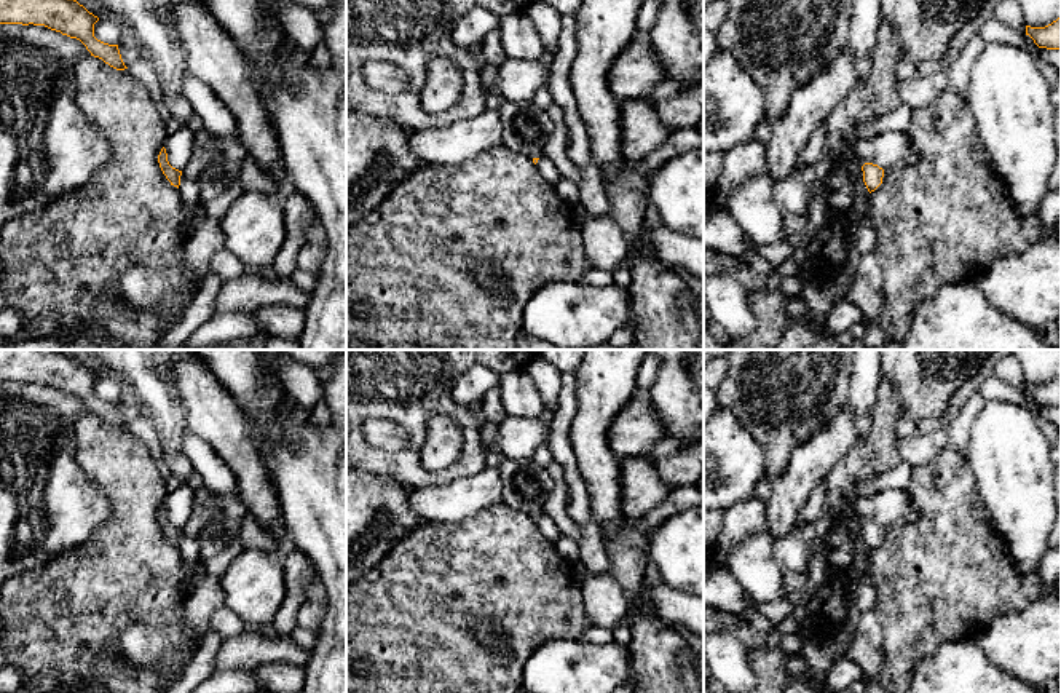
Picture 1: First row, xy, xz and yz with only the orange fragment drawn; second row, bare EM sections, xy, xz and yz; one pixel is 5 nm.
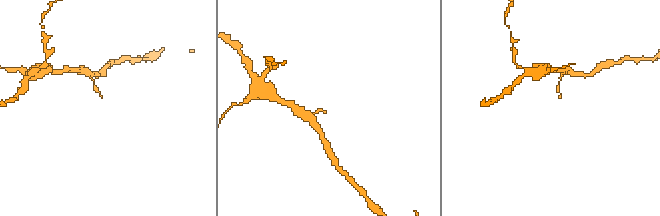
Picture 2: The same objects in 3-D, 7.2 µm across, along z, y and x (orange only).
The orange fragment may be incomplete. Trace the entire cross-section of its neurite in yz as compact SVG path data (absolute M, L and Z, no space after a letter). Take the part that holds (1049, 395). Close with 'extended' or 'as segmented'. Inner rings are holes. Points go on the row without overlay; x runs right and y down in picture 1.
M1061 374L1045 385L1026 383L1029 393L1039 406L1061 407Z; as segmented

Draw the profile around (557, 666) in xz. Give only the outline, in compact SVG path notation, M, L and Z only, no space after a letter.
M547 640L528 658L522 683L528 693L613 693L629 675L629 647Z

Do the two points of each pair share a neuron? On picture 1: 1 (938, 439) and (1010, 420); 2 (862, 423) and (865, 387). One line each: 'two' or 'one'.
1: two
2: one

